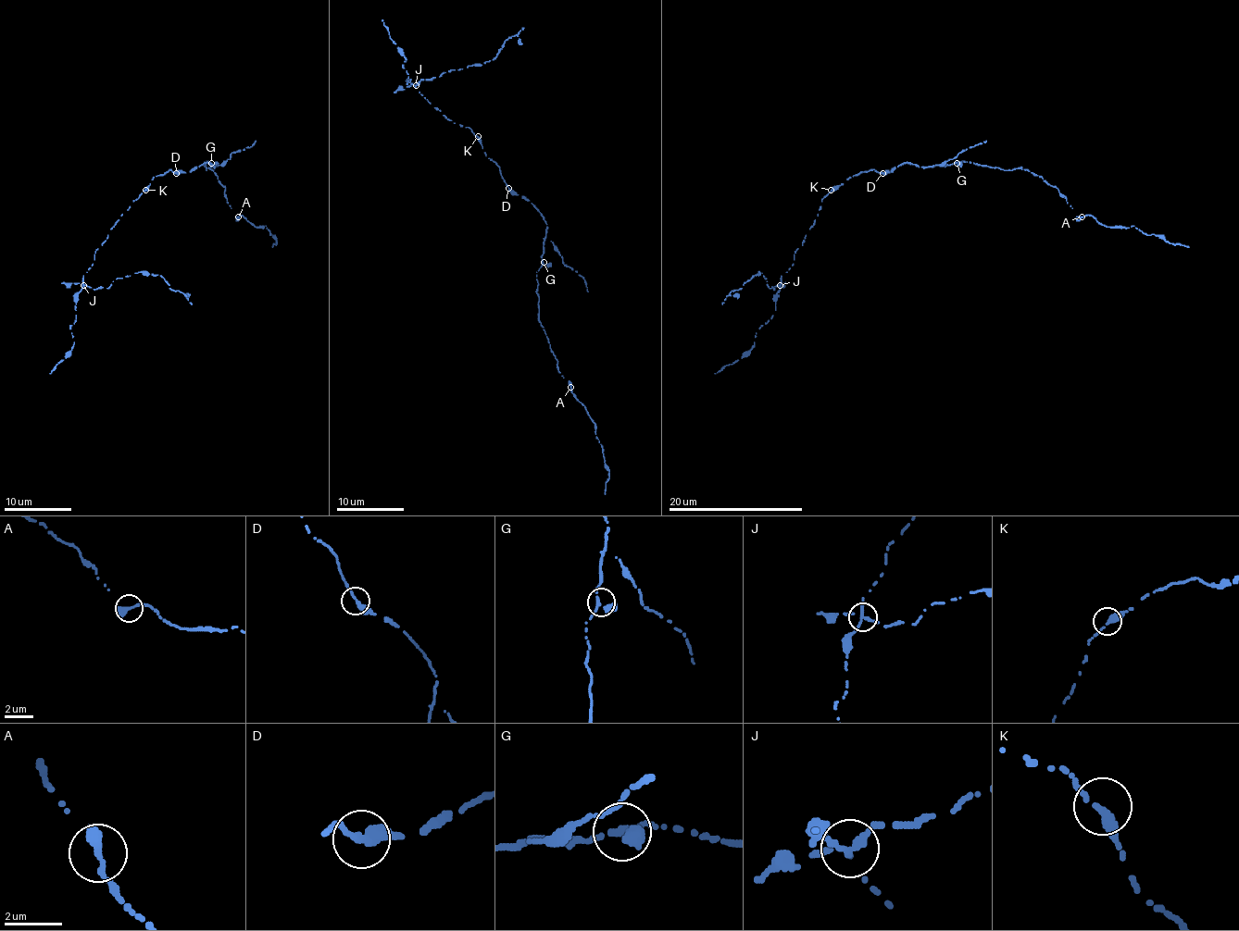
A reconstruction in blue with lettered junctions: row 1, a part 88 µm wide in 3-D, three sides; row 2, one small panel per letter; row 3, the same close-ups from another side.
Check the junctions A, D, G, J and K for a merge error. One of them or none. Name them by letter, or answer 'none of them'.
J

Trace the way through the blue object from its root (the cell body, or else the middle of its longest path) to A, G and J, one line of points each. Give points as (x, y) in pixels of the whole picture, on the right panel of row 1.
A: (890, 173), (905, 163), (933, 167), (962, 161), (1003, 169), (1028, 169), (1055, 186), (1077, 217), (1082, 217)
G: (890, 173), (894, 167), (905, 163), (919, 167), (957, 163)
J: (890, 173), (861, 171), (822, 198), (815, 222), (794, 254), (794, 264), (782, 276), (780, 284)

